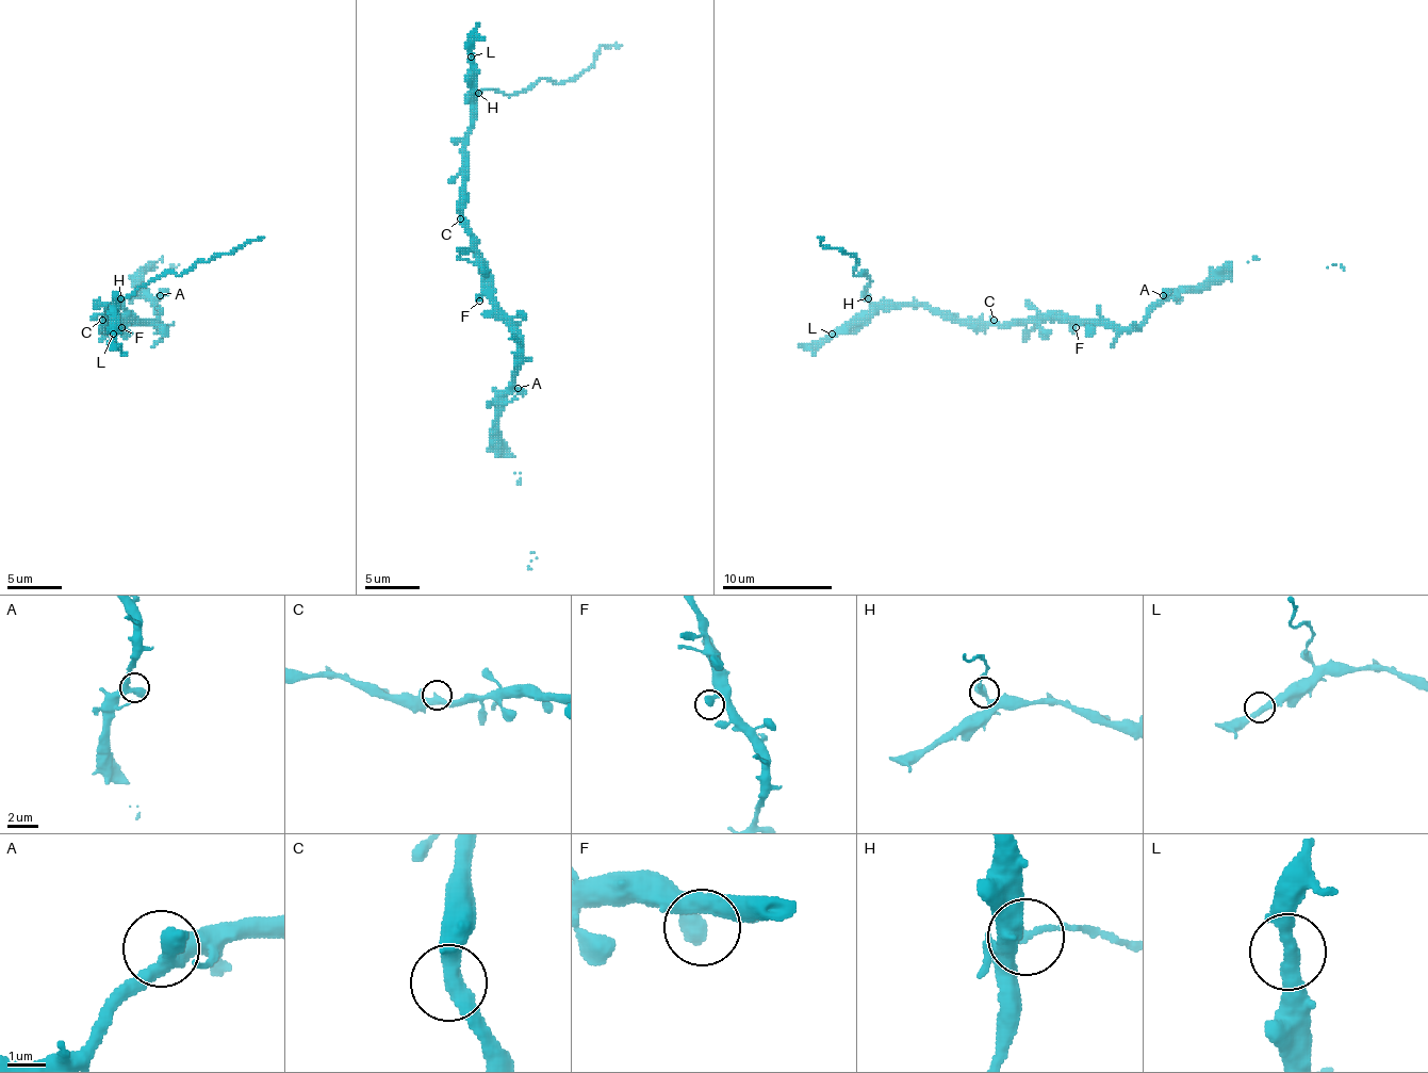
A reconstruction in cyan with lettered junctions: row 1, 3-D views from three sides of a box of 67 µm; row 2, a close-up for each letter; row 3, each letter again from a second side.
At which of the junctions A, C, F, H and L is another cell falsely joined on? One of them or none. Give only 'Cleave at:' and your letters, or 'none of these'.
Cleave at: H

